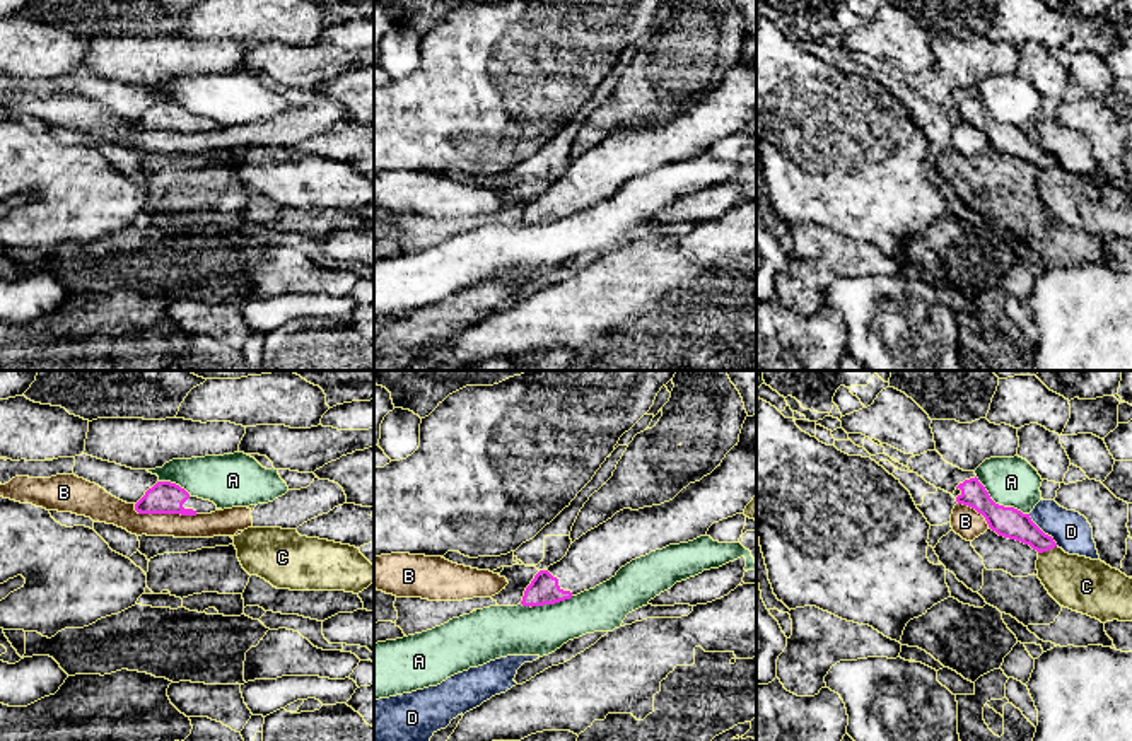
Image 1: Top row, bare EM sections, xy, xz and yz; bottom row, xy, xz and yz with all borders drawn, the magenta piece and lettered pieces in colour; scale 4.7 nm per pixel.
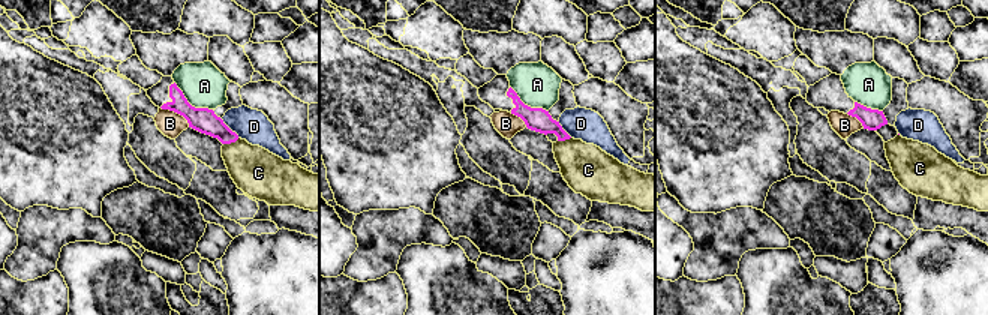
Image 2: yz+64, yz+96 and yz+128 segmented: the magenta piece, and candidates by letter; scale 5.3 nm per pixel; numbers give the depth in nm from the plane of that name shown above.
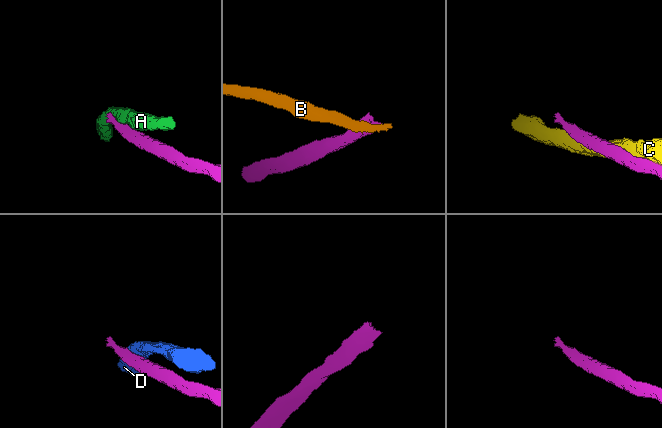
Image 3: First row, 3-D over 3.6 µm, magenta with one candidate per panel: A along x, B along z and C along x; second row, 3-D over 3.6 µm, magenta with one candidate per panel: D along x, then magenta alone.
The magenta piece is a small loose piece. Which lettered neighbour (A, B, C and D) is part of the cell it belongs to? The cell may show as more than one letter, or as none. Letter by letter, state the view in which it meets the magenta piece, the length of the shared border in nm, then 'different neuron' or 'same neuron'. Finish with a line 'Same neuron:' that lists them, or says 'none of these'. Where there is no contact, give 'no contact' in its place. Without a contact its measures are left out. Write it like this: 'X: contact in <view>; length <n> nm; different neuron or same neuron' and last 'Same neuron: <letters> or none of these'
A: contact in yz; length 320 nm; different neuron
B: contact in xy; length 300 nm; different neuron
C: contact in yz; length 100 nm; different neuron
D: contact in yz; length 200 nm; different neuron
Same neuron: none of these

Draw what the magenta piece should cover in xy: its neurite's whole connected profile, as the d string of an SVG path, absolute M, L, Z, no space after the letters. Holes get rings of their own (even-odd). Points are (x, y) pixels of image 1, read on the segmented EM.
M157 481L135 504L138 514L181 514L196 516L217 511L210 500L191 497L184 488L171 481Z

